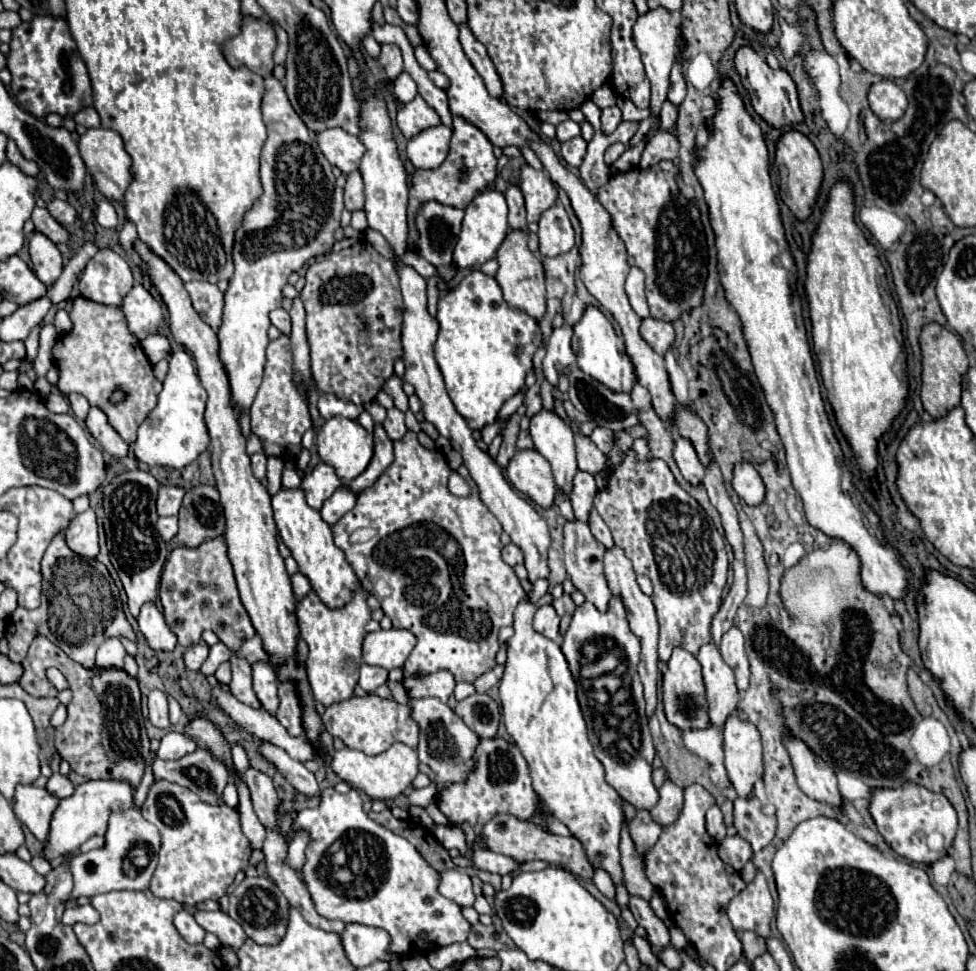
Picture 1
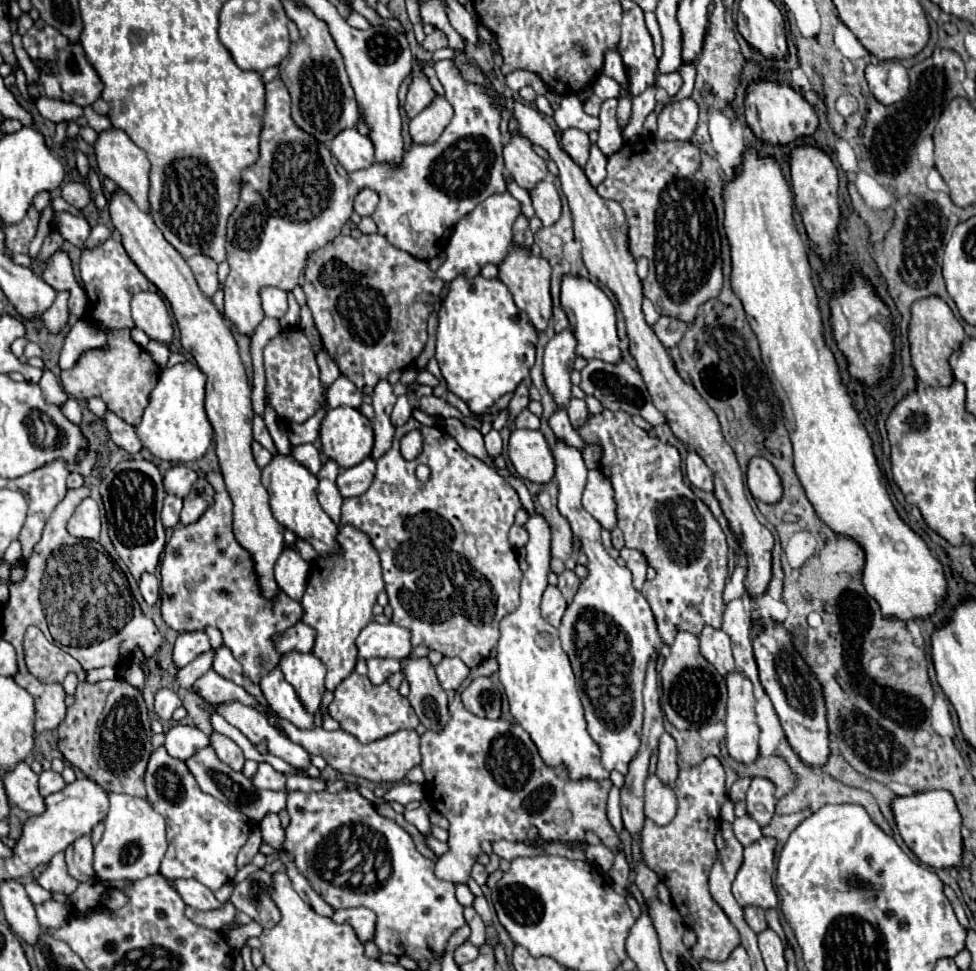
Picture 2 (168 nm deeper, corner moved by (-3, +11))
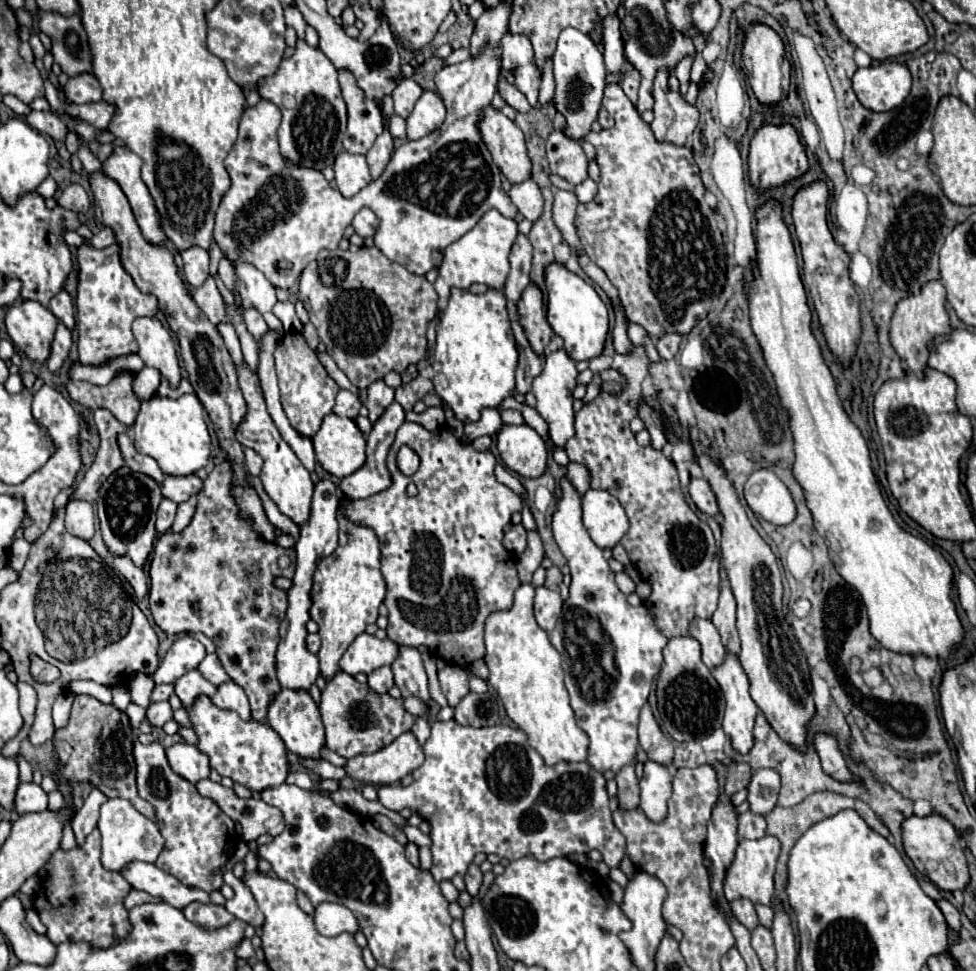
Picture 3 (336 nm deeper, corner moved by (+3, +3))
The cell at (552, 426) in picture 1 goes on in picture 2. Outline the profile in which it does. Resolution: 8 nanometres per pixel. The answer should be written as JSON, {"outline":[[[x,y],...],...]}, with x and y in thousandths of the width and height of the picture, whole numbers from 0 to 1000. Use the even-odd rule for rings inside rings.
{"outline":[[[570,451],[566,470],[570,476],[570,496],[574,503],[572,525],[582,533],[588,552],[596,554],[596,568],[605,577],[605,591],[596,597],[586,622],[576,634],[576,643],[572,647],[574,659],[586,682],[602,754],[615,768],[617,789],[621,793],[633,793],[635,797],[641,797],[643,787],[650,783],[656,770],[662,682],[672,676],[680,663],[672,651],[670,632],[664,620],[648,604],[648,591],[621,571],[615,558],[615,540],[594,519],[602,486],[596,465]],[[619,661],[623,661],[621,667],[617,667]]]}

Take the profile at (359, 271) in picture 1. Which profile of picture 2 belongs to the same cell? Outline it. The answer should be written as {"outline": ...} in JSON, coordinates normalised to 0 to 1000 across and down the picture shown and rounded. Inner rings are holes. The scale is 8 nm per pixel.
{"outline":[[[377,241],[371,247],[363,247],[361,243],[346,243],[336,253],[320,260],[316,264],[309,297],[332,360],[346,375],[348,383],[359,393],[363,393],[367,402],[371,402],[373,398],[383,400],[389,391],[395,391],[402,381],[414,381],[424,375],[436,354],[436,330],[445,319],[445,309],[453,295],[455,290],[447,288],[447,282],[434,268],[428,268],[418,260],[402,253],[389,241]],[[344,313],[357,313],[357,336],[350,323],[344,319]]]}

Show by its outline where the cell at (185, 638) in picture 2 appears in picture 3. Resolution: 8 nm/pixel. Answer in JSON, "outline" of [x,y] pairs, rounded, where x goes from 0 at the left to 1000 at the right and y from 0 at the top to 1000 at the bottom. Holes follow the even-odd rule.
{"outline":[[[195,653],[184,655],[170,671],[162,692],[156,694],[158,704],[176,704],[178,700],[182,700],[182,696],[203,688],[209,676],[211,676],[211,669],[199,655]]]}

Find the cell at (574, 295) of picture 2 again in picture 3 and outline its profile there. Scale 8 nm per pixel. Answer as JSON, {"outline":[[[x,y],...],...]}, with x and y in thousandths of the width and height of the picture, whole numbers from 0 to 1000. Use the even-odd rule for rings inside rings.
{"outline":[[[566,270],[559,274],[559,299],[561,299],[561,334],[568,344],[578,350],[578,360],[588,371],[605,371],[619,358],[623,344],[623,319],[611,299],[580,274]]]}

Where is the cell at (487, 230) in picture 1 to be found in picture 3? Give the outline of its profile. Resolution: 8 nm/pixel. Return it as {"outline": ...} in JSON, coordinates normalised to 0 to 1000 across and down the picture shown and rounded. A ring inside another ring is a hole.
{"outline":[[[510,216],[498,218],[498,222],[494,222],[494,227],[482,239],[477,239],[469,249],[457,255],[455,270],[449,278],[451,280],[449,288],[445,292],[451,305],[451,311],[455,313],[459,309],[463,297],[482,297],[488,290],[498,292],[500,297],[506,297],[506,299],[514,299],[523,280],[520,264],[529,243],[531,243],[531,233],[525,225],[514,222]]]}

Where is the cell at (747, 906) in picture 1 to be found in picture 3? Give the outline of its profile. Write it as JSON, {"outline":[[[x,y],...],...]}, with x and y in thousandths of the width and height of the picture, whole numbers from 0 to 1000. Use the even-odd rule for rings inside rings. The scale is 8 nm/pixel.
{"outline":[[[781,861],[777,865],[758,865],[750,890],[742,902],[742,923],[746,929],[754,925],[766,925],[773,931],[791,931],[793,923],[793,896],[799,880],[799,867],[793,861]]]}

